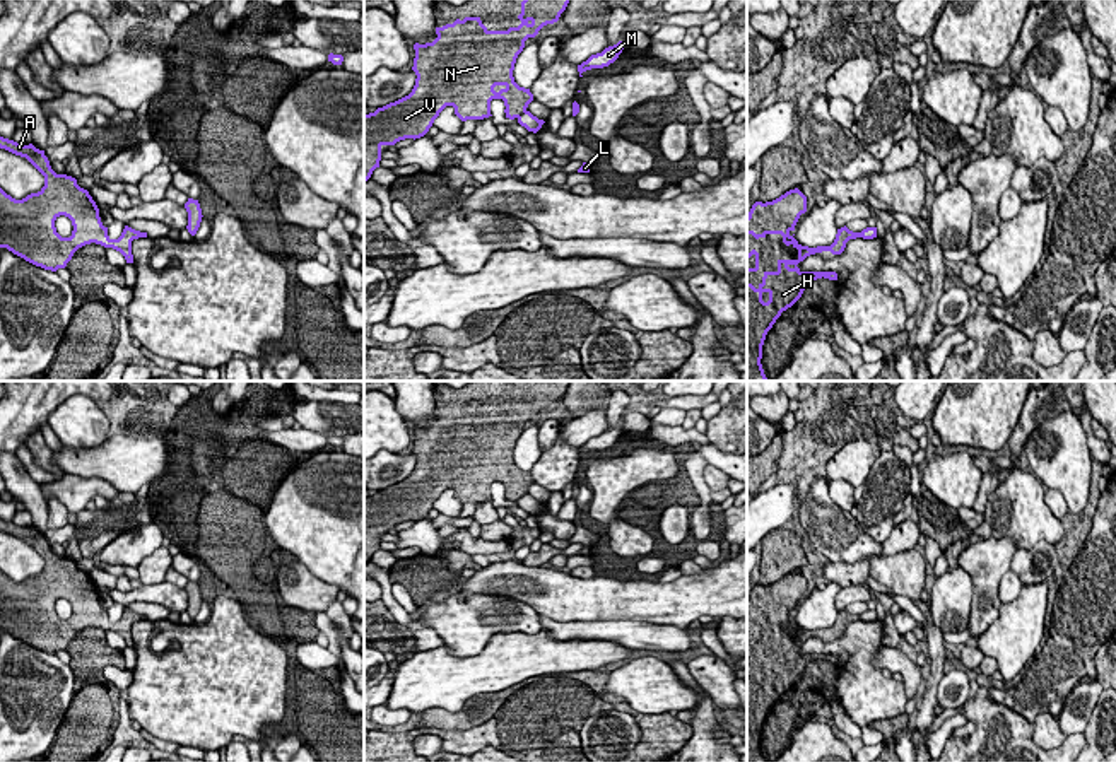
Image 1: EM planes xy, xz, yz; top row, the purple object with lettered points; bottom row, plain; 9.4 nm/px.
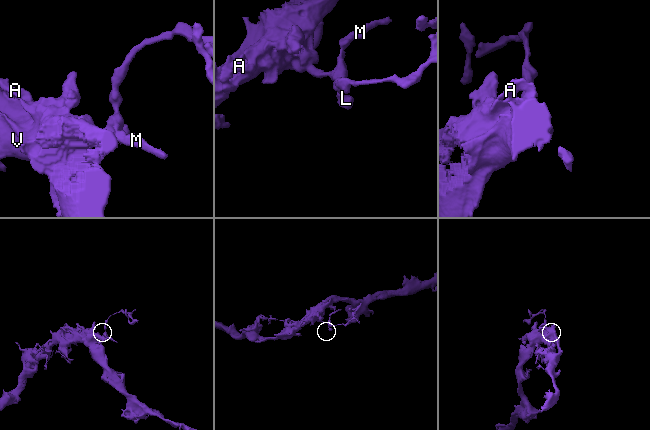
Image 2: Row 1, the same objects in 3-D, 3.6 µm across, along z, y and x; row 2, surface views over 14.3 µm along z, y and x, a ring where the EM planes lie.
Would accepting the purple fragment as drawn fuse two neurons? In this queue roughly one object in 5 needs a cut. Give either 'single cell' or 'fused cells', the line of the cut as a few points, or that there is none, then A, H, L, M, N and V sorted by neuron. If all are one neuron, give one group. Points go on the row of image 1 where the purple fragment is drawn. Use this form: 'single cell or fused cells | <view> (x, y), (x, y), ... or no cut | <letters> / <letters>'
fused cells | xz (525, 110), (516, 117) | A H N V / L M

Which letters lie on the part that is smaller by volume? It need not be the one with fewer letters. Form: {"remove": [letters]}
{"remove": ["L", "M"]}

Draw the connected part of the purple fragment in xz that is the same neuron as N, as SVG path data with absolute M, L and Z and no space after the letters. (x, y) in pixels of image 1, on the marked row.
M523 0L518 27L489 31L480 17L436 27L432 43L414 44L415 85L395 103L364 114L364 181L381 161L381 147L420 138L446 106L461 120L484 120L490 101L502 99L506 118L523 114L533 101L514 82L513 70L528 38L559 21L569 0Z

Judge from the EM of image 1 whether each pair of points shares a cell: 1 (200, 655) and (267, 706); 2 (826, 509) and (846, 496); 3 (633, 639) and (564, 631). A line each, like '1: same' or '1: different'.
1: same
2: different
3: same

